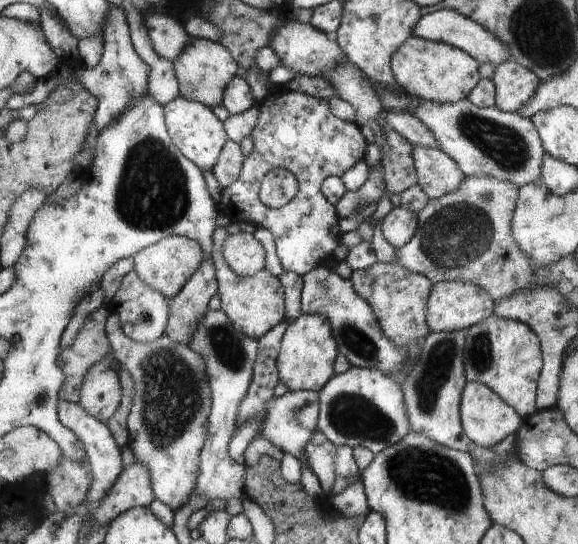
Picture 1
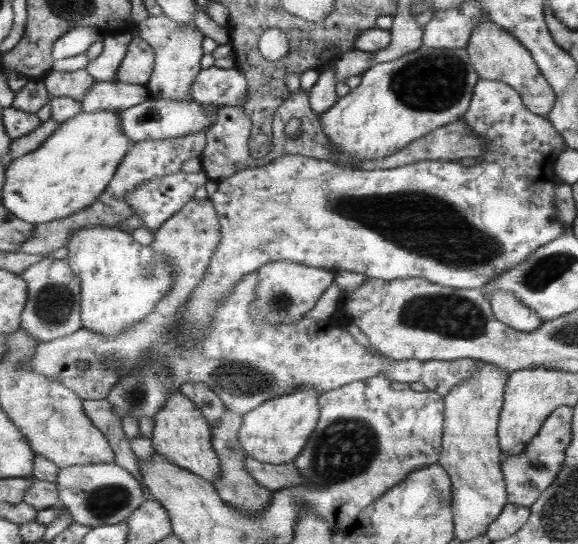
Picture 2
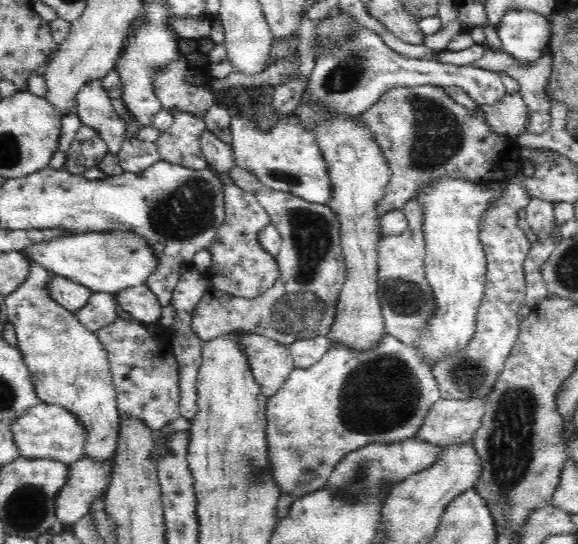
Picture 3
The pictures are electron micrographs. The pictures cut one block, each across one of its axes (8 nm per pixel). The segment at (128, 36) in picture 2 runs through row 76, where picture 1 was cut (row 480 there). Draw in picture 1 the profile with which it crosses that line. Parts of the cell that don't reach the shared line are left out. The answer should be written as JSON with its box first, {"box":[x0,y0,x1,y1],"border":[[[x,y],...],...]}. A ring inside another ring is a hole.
{"box":[57,398,125,516],"border":[[[59,398],[57,402],[57,416],[63,426],[75,431],[75,434],[83,441],[86,448],[86,456],[92,466],[92,489],[89,491],[90,516],[100,505],[101,499],[109,492],[109,489],[116,483],[116,480],[125,470],[123,458],[121,458],[121,447],[117,444],[111,429],[107,423],[97,420],[91,416],[79,403]]]}

